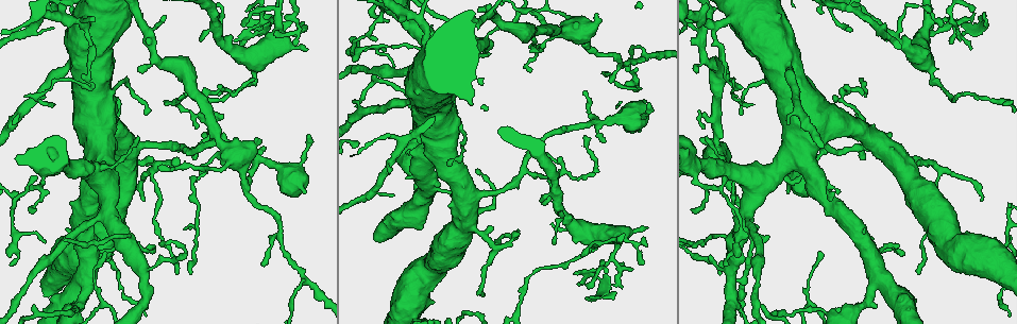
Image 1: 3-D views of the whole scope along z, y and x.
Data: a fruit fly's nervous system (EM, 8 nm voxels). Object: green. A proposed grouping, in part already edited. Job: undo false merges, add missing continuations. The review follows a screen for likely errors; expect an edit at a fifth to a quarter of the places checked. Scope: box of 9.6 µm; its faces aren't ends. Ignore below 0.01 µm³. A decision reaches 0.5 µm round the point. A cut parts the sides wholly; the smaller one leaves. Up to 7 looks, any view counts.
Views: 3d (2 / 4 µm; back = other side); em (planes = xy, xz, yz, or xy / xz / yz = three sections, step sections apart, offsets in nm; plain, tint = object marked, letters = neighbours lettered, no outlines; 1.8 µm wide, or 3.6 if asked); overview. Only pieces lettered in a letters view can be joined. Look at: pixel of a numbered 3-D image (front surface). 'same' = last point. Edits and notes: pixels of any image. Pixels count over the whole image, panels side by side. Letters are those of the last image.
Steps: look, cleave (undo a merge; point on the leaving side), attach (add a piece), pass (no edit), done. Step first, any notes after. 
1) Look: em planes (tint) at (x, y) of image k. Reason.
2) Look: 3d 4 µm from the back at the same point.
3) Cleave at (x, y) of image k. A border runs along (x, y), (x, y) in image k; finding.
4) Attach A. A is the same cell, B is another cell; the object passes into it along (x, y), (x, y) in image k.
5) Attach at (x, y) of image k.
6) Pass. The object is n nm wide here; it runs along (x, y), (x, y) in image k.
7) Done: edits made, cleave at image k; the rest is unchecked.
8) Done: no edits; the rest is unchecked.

Look: em xz step 8 (letters) at (413, 316) of image 1. Abrupt turn.

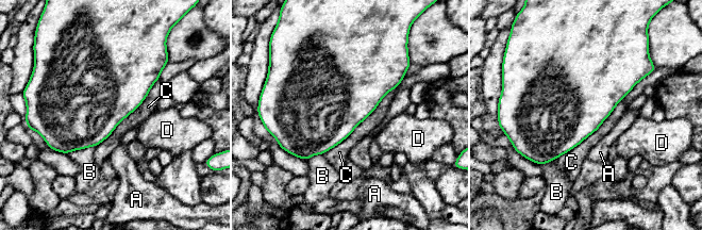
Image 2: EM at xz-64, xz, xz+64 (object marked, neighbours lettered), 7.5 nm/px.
Look: em planes (letters) at the same point.

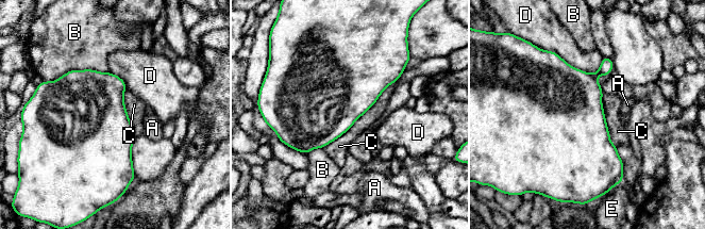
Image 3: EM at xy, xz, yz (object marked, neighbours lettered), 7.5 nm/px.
Pass. A, B, C, D and E are other cells; a border runs along (395, 81), (345, 132), (323, 147) in image 3; one neuron here.

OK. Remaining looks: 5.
Look: 3d 2 µm at (617, 244) of image 1. Two arms at a narrow angle.

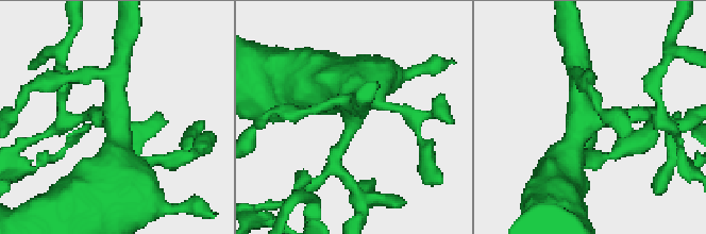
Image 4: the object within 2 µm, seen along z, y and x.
Look: em planes (letters) at (113, 120) of image 4. Need the tissue.

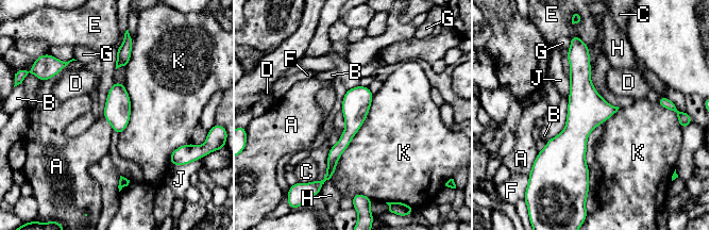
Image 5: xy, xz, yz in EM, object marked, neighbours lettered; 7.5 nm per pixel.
Pass. A, B, C, D, E, F, G, H, J and K are other cells; a border runs along (103, 117), (113, 130) in image 5; one neuron here.

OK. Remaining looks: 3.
Look: em 3.6 µm planes (letters) at (577, 283) of image 1. Free end.

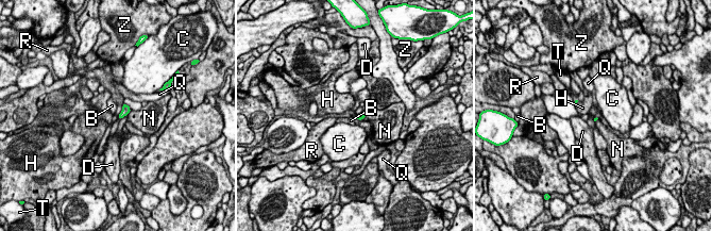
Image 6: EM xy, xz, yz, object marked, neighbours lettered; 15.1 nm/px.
Pass. B, C, D, H, N, Q, R, T and Z are other cells; a border runs along (122, 104), (122, 110), (117, 115) in image 6; none of them fits.

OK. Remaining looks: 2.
Done: no edits; the rest is unchecked.

